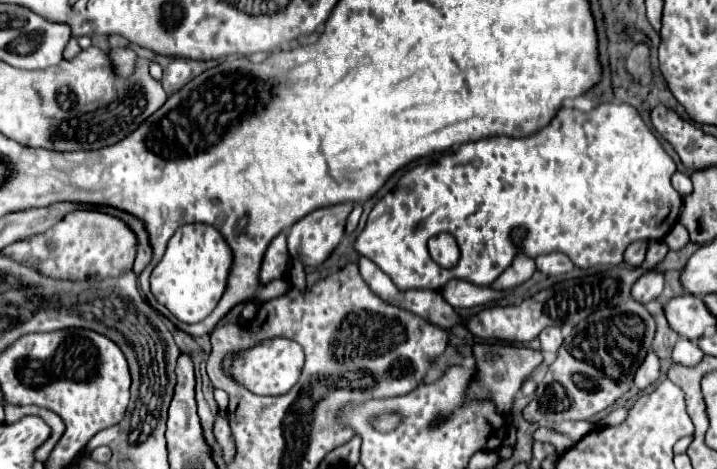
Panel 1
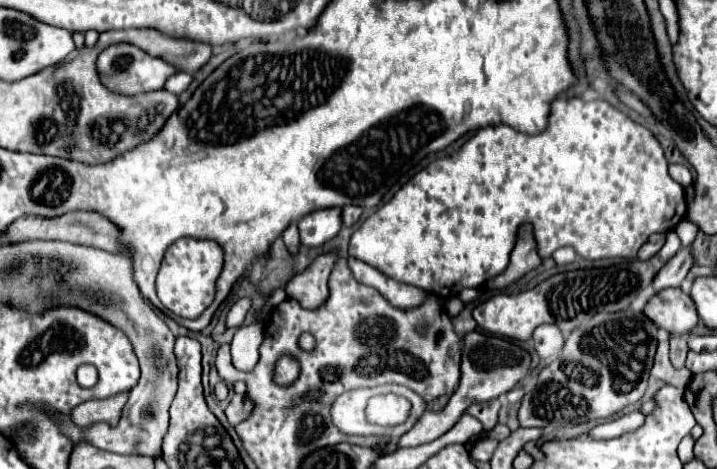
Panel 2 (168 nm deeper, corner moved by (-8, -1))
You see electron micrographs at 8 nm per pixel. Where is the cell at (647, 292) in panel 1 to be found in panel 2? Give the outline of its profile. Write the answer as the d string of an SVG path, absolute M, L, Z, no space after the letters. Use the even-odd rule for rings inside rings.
M683 247L675 253L675 257L671 257L665 267L655 275L653 279L653 289L655 293L659 293L659 289L667 289L667 287L681 287L681 281L685 279L687 271L691 269L691 249Z

